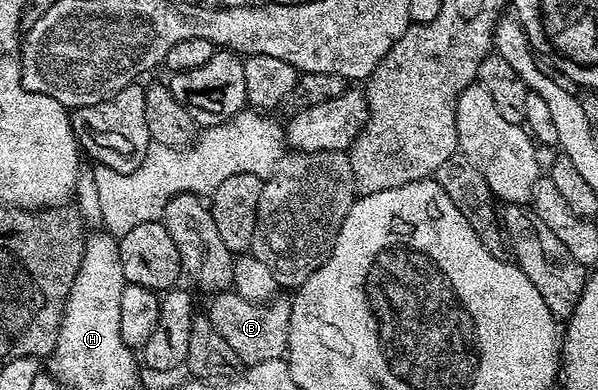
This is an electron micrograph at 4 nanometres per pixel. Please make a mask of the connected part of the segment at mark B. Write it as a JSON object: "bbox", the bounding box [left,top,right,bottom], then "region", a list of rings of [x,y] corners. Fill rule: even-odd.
{"bbox":[206,290,291,366],"region":[[[233,290],[221,292],[210,297],[211,309],[206,309],[206,316],[216,327],[218,334],[229,342],[230,349],[237,354],[240,365],[250,366],[257,362],[269,362],[280,359],[287,350],[287,331],[291,317],[290,299],[283,294],[265,304],[254,304],[241,298]]]}

